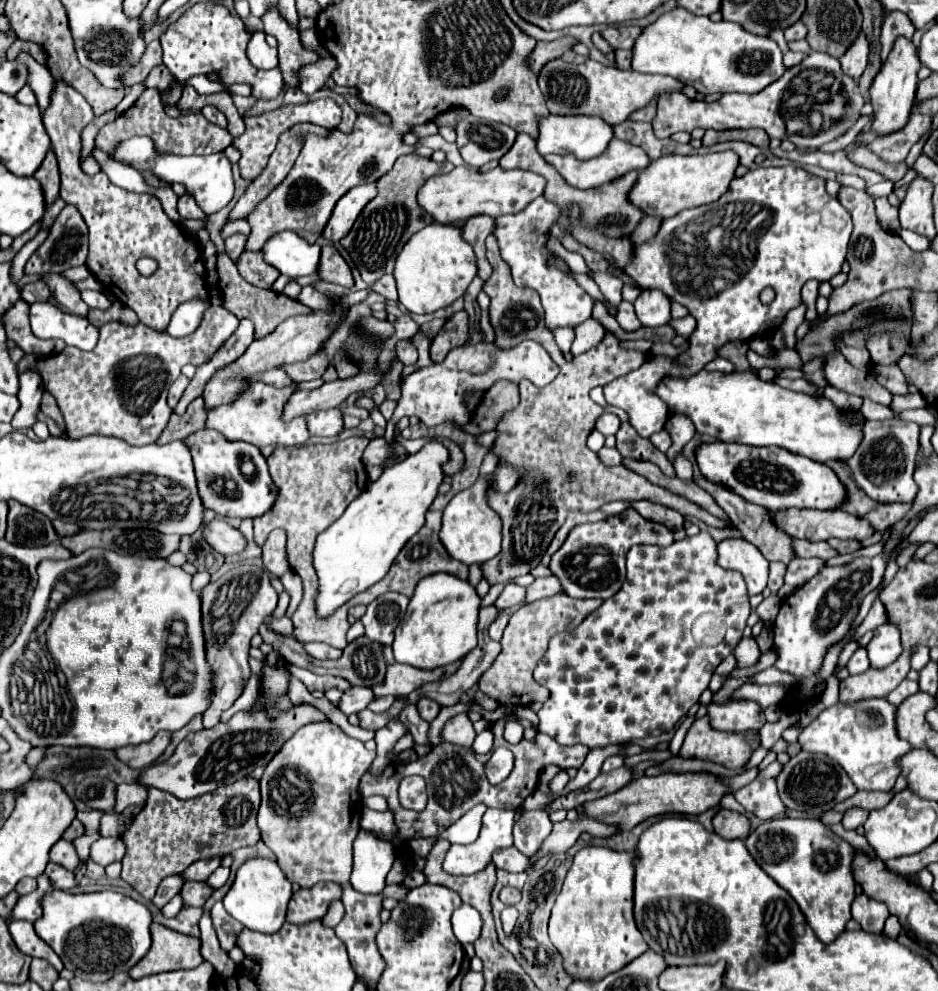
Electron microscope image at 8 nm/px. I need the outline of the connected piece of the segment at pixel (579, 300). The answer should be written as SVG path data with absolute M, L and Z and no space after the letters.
M538 196L532 204L528 204L524 212L516 216L498 216L496 232L494 232L500 244L500 254L512 268L514 282L520 288L524 286L534 288L540 294L546 312L544 324L550 332L554 332L556 328L564 328L564 326L576 328L578 324L582 324L586 318L590 318L592 302L594 302L594 298L588 296L570 276L566 276L564 272L556 270L550 264L552 252L546 248L546 240L548 240L548 228L558 220L558 214L560 208L556 204L544 200L544 196Z

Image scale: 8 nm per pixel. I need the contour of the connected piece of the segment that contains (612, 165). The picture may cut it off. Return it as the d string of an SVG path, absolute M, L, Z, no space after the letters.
M614 138L612 144L608 146L608 152L604 152L604 156L598 156L598 158L592 158L592 160L576 160L574 156L546 156L546 162L550 162L562 176L564 180L574 186L574 188L580 188L580 190L588 190L588 188L598 188L602 184L608 184L616 178L622 178L624 174L632 172L632 170L644 170L652 160L648 158L648 154L640 148L636 148L634 144L628 144L624 140L618 140Z

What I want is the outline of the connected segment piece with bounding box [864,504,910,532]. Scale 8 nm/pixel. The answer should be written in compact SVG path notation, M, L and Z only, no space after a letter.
M888 504L888 506L876 506L872 512L868 512L868 518L872 522L874 528L878 528L878 532L884 532L888 526L894 526L900 516L904 516L904 512L908 512L908 504Z

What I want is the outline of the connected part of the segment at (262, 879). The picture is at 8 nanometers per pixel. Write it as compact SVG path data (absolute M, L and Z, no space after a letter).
M248 858L238 870L236 870L236 880L228 894L224 896L224 908L232 918L242 922L246 928L256 930L256 932L278 932L280 926L284 924L286 916L286 906L292 896L292 882L286 878L286 874L280 870L276 860L270 858Z

